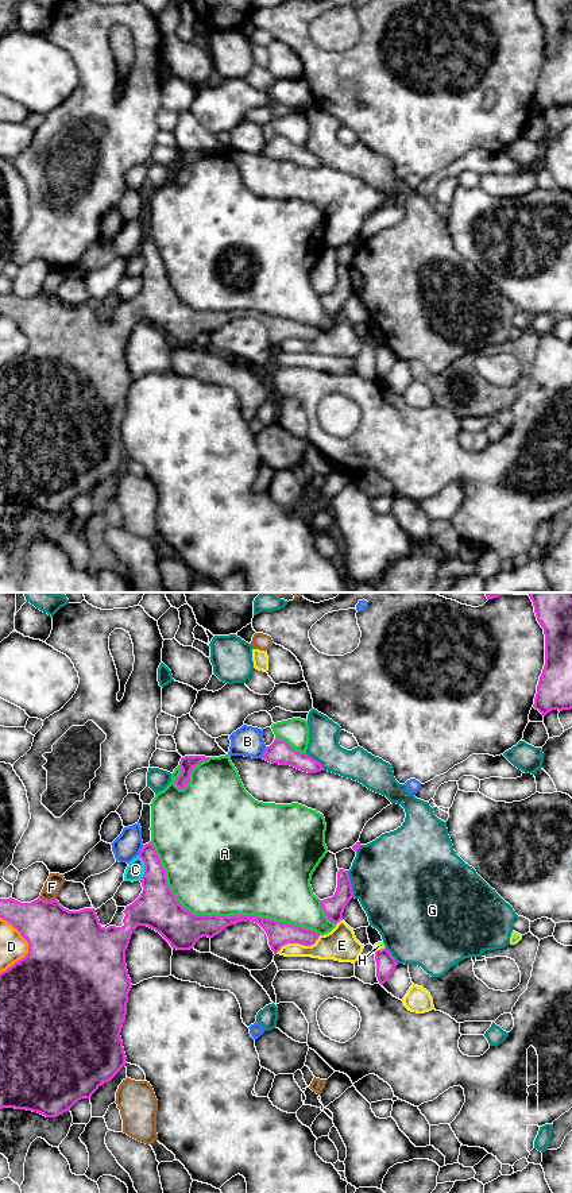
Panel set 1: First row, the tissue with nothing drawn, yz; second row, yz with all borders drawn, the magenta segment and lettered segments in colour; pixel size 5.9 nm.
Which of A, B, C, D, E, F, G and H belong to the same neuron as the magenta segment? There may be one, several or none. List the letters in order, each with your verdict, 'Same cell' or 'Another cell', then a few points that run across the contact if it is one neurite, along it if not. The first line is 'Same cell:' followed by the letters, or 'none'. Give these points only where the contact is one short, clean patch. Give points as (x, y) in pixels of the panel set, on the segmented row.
Same cell: none
A: Another cell
B: Another cell
C: Another cell
D: Another cell
E: Another cell
F: Another cell
G: Another cell
H: Another cell

